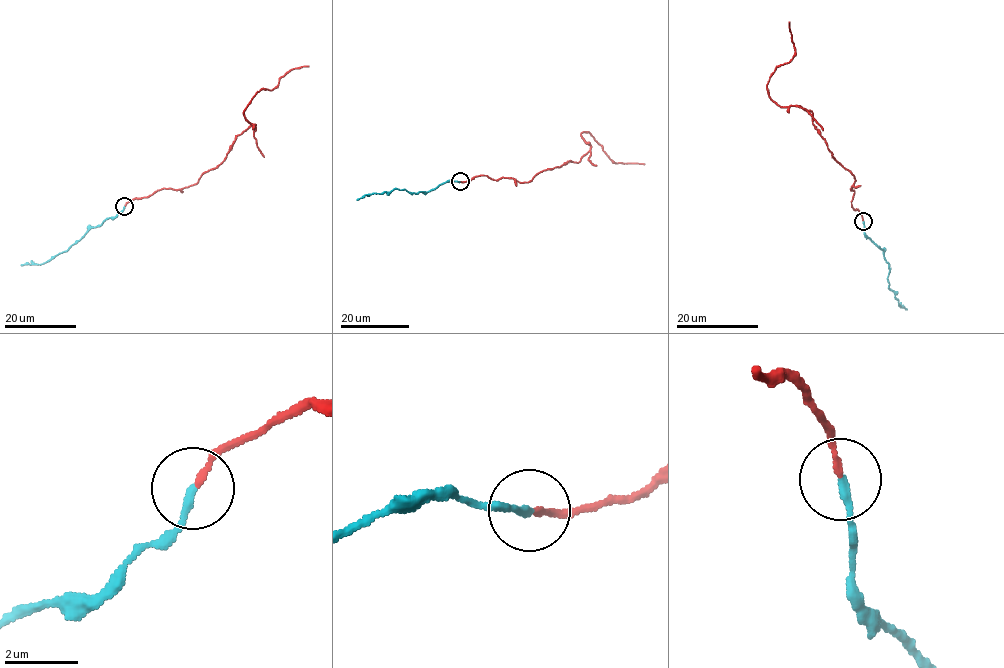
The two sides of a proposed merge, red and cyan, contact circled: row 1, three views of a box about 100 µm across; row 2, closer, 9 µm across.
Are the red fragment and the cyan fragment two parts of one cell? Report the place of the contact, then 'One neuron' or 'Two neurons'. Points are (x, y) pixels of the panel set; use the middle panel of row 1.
Place: (460, 181). One neuron

